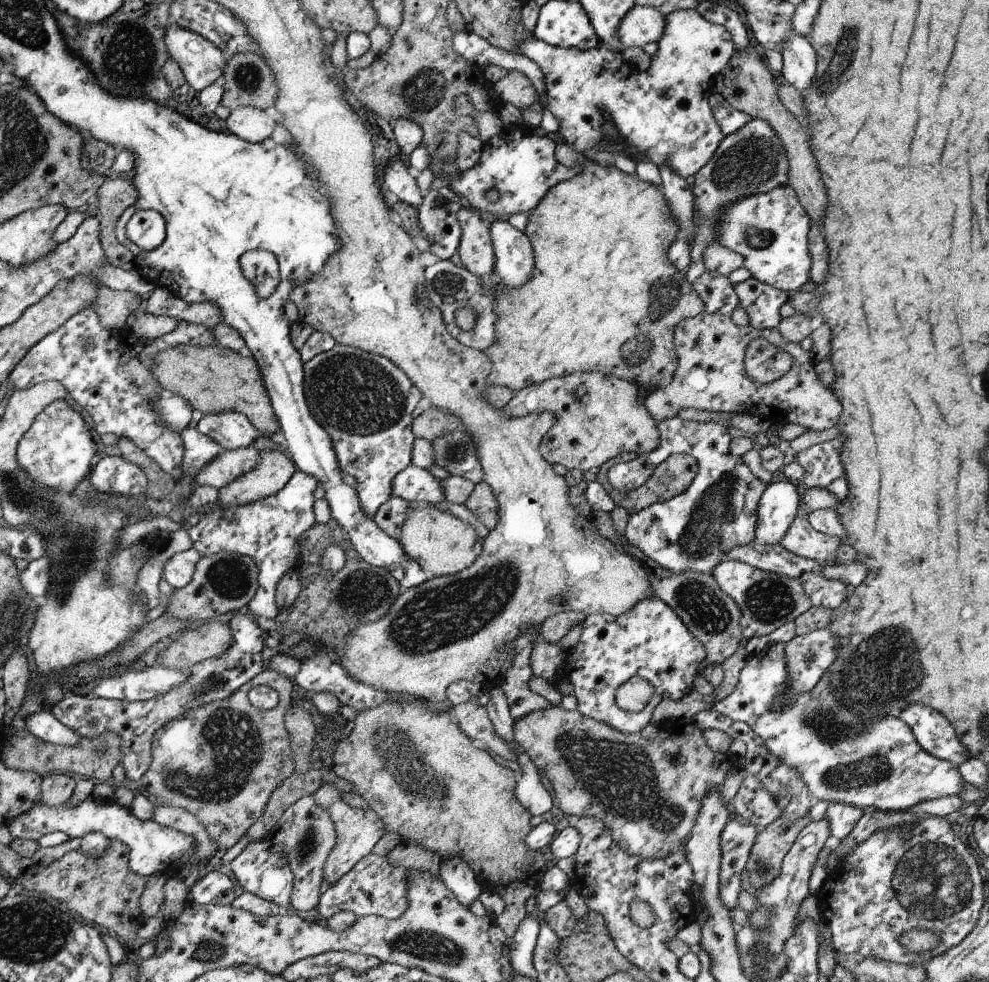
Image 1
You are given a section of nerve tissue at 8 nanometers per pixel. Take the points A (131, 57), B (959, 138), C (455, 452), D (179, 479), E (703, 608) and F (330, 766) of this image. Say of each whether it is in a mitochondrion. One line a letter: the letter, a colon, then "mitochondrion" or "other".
A: mitochondrion
B: other
C: mitochondrion
D: other
E: mitochondrion
F: other

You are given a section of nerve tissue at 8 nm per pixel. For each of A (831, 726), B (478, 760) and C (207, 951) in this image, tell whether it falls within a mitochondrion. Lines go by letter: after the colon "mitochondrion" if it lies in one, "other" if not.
A: mitochondrion
B: other
C: mitochondrion

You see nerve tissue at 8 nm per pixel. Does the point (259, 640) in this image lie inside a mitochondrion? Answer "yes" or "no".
no

